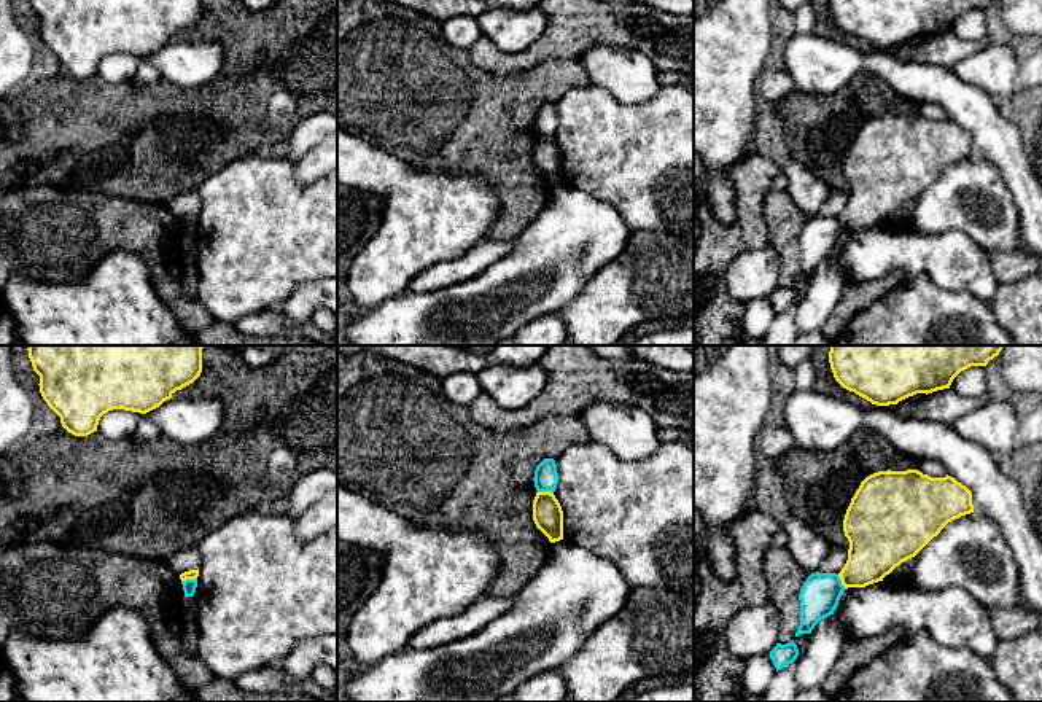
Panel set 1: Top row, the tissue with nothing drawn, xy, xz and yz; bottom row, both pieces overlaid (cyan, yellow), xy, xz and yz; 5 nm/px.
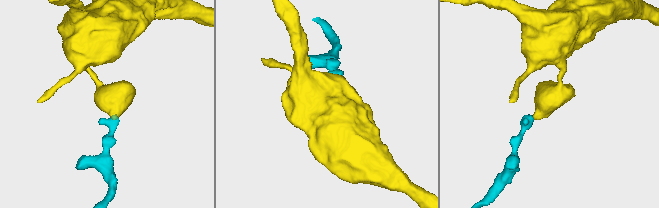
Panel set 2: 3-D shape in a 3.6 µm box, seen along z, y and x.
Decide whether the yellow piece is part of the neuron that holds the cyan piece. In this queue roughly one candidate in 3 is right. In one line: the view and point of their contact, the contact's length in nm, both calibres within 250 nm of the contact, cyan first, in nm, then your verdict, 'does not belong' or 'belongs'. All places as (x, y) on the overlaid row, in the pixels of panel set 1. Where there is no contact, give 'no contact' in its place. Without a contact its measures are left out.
meets cyan in xy at (188, 580); contact 80 nm long; 70 nm thick on the cyan side, 50 nm on the other; does not belong

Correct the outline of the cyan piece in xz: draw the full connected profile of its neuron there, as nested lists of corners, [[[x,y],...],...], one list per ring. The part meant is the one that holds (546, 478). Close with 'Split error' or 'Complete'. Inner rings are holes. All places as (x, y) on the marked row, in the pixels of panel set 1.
[[[544,458],[535,470],[535,487],[538,492],[555,492],[558,473],[554,458]]]. Complete

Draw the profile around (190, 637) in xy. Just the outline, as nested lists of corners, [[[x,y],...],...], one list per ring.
[[[185,626],[180,642],[188,654],[199,656],[197,640],[199,640],[197,629],[189,629]]]

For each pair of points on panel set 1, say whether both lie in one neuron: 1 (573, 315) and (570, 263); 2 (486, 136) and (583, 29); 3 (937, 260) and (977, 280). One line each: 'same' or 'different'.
1: different
2: different
3: same

